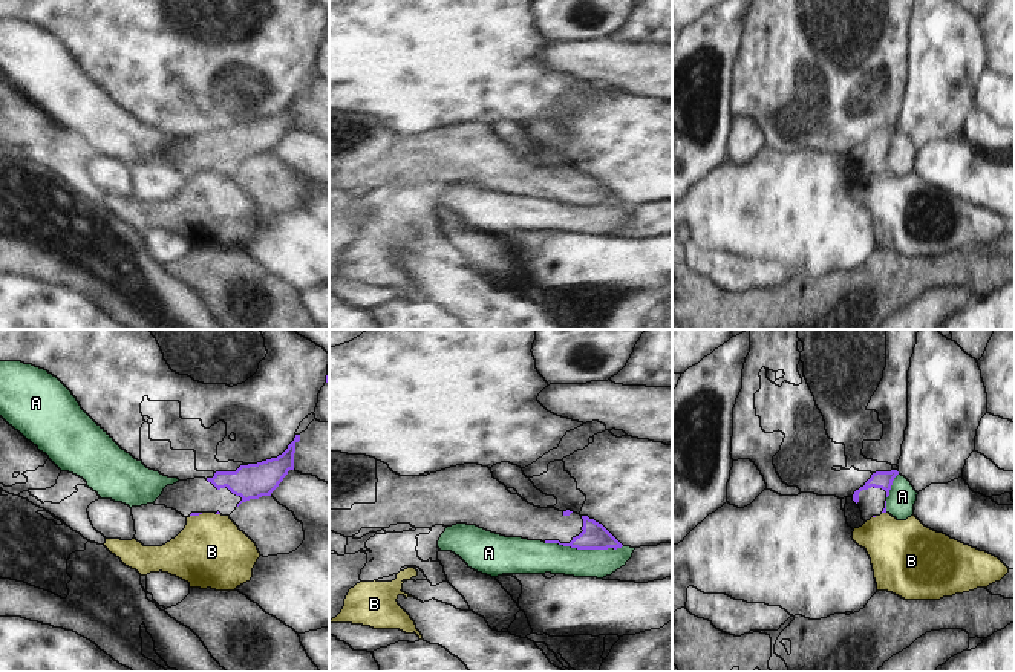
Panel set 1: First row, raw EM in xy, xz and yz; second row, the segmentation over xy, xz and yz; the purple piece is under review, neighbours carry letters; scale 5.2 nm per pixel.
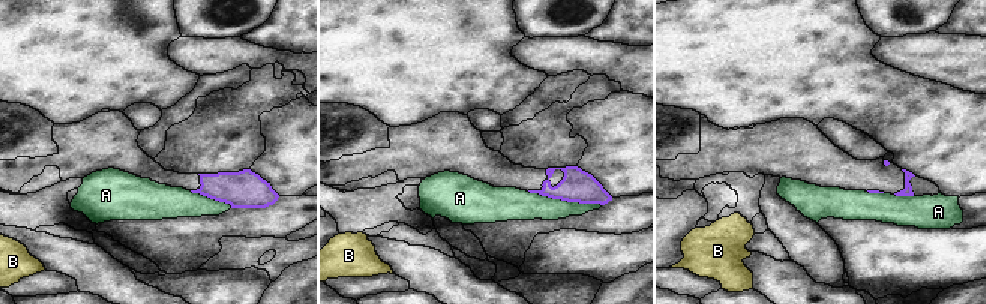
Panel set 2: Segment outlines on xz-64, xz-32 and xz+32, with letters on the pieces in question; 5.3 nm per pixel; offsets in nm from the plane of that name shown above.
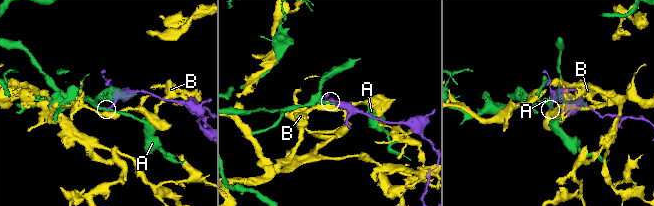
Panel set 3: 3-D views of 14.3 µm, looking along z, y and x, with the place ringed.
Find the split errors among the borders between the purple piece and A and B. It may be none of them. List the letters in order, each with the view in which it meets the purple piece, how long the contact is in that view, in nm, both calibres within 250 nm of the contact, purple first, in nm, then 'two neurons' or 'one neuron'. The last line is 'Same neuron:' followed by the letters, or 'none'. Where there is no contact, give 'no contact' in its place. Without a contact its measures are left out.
A: contact in xz; length 420 nm; calibres 140 and 180 nm; two neurons
B: contact in xy; length 70 nm; calibres 20 and 380 nm; two neurons
Same neuron: none

